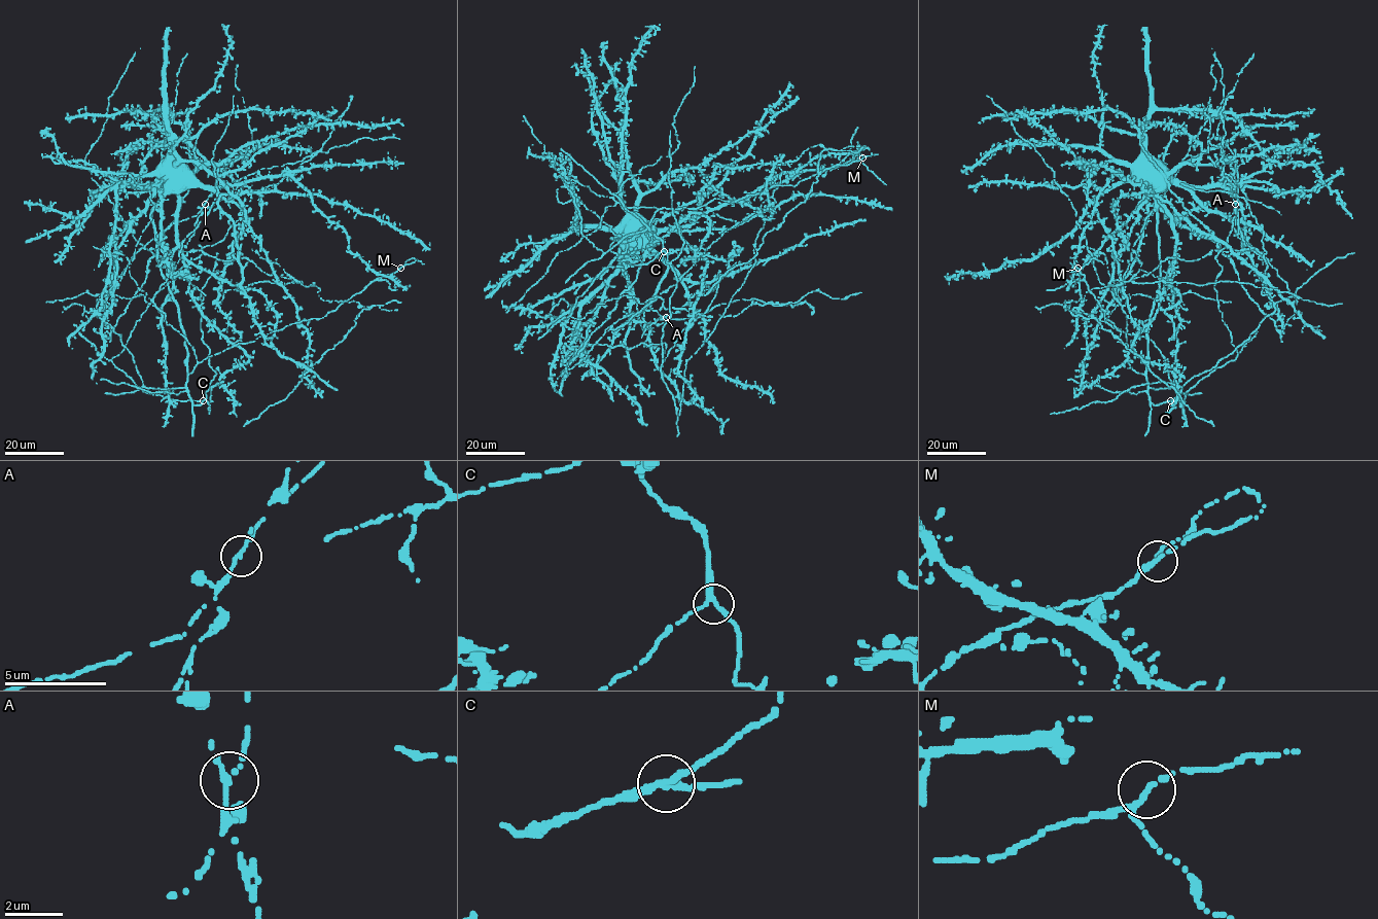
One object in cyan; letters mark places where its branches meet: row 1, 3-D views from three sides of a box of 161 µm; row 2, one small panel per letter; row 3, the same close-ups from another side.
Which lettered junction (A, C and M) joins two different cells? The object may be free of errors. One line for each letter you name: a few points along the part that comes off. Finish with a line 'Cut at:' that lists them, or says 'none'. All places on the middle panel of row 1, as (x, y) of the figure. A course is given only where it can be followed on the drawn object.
A: foreign part runs (666, 317), (643, 310), (605, 332), (756, 212), (779, 167), (832, 148), (807, 199), (704, 295)
Cut at: A

